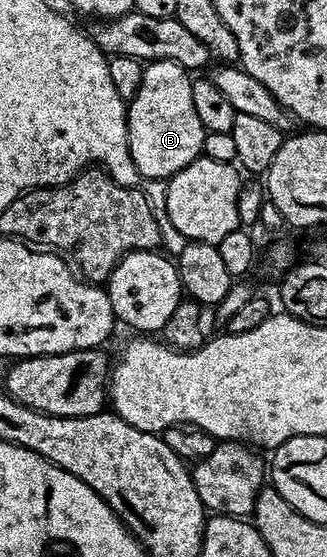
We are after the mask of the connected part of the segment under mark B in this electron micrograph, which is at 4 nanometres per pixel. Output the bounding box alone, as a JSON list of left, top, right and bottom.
[126,58,208,180]

